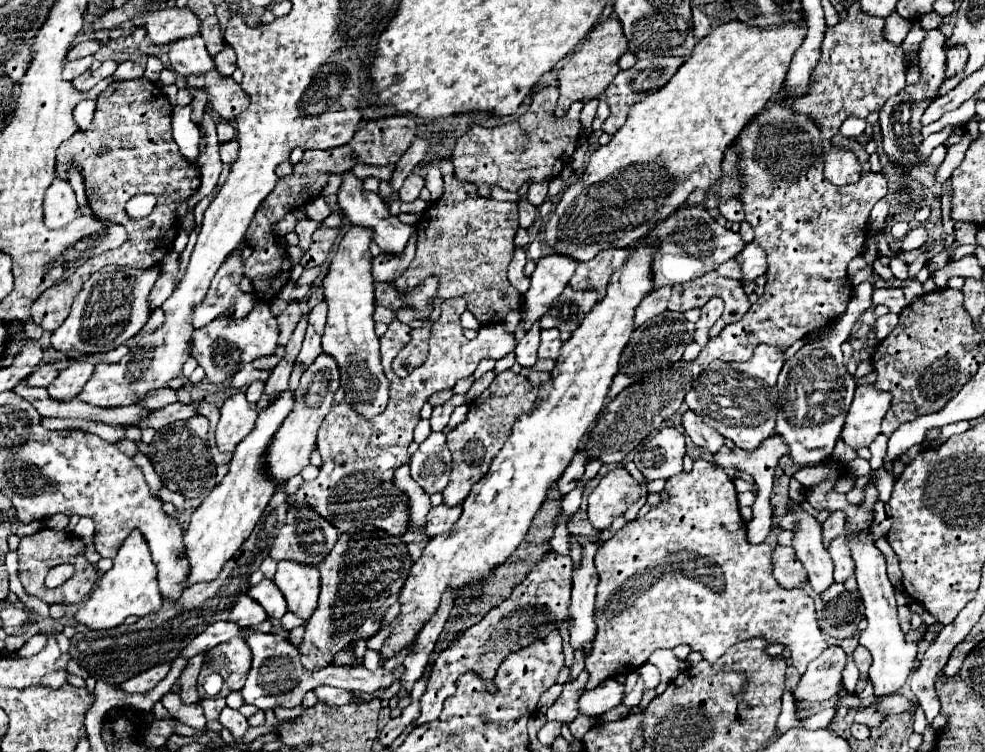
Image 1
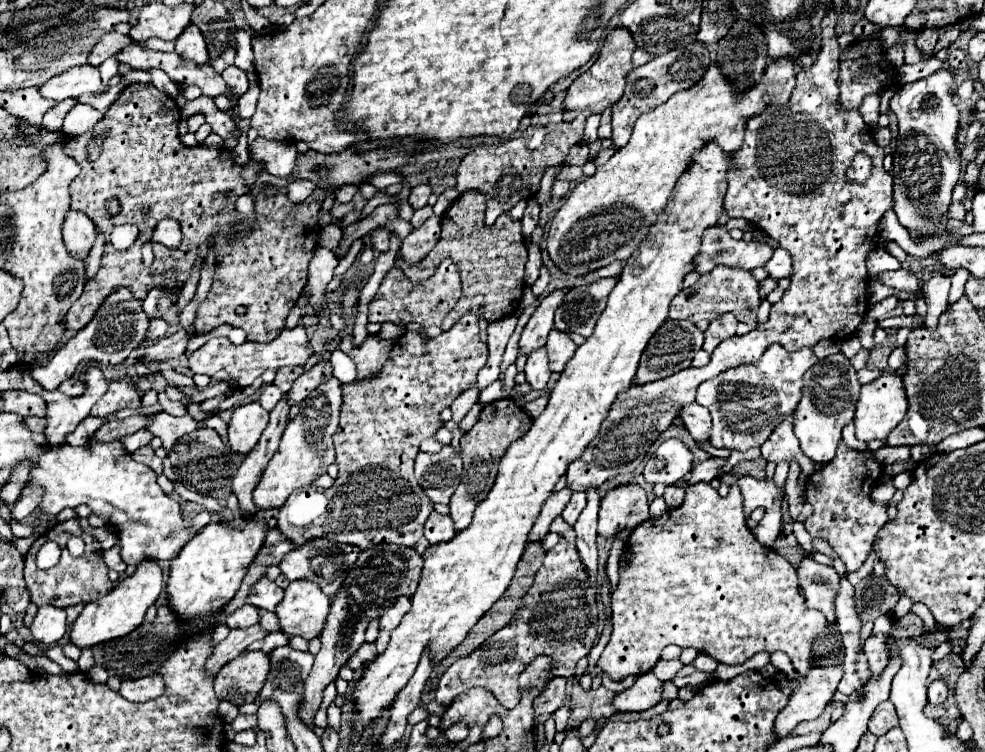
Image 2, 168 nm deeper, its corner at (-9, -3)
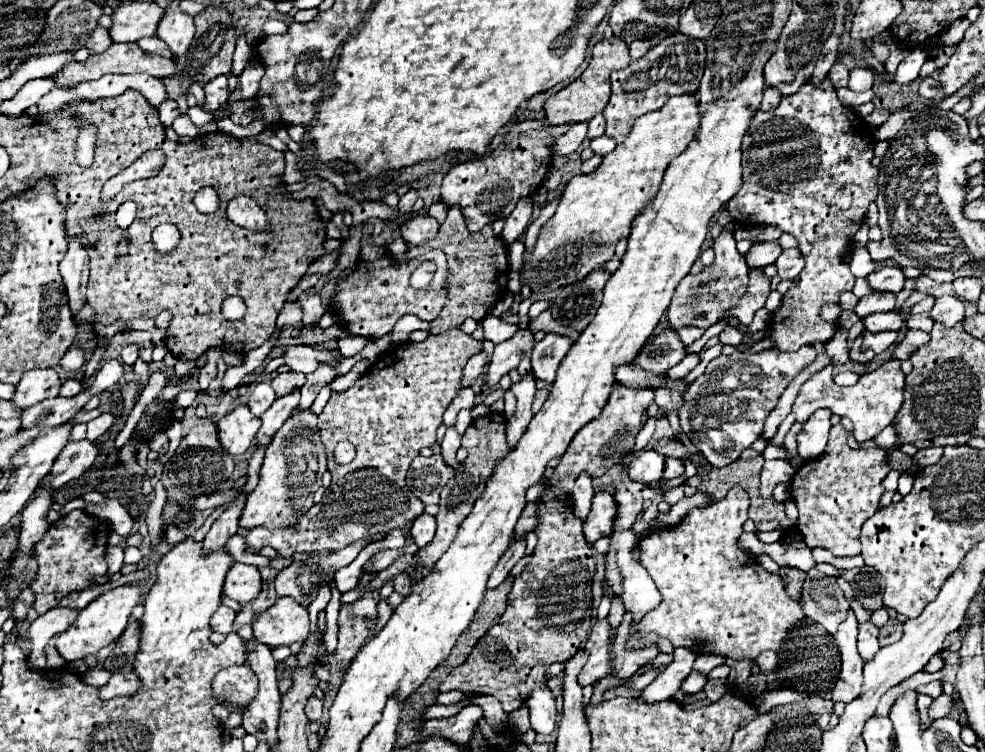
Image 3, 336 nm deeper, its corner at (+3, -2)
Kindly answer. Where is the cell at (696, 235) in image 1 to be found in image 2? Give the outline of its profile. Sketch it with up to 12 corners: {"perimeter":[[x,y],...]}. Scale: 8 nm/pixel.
{"perimeter":[[726,228],[704,232],[696,272],[716,264],[752,270],[772,258],[764,242],[734,240]]}

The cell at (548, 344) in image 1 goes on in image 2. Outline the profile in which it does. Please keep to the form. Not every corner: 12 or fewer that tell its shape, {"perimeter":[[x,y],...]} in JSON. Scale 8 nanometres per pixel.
{"perimeter":[[552,330],[546,342],[552,372],[562,372],[576,344]]}

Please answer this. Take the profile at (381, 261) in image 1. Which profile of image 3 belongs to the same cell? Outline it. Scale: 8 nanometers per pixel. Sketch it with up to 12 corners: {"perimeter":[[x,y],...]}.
{"perimeter":[[414,215],[398,227],[408,247],[436,237],[438,221]]}

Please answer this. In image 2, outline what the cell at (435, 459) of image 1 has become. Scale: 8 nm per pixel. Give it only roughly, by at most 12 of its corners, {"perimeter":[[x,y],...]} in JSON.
{"perimeter":[[452,446],[420,452],[416,480],[432,502],[448,504],[462,458]]}

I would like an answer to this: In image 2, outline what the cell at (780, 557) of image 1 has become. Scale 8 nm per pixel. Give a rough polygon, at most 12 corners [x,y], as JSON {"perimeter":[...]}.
{"perimeter":[[806,556],[798,580],[806,606],[836,622],[840,576]]}

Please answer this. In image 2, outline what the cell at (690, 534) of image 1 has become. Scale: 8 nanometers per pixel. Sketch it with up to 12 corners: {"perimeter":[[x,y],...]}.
{"perimeter":[[734,484],[640,524],[598,666],[670,644],[724,664],[828,626],[746,526]]}

